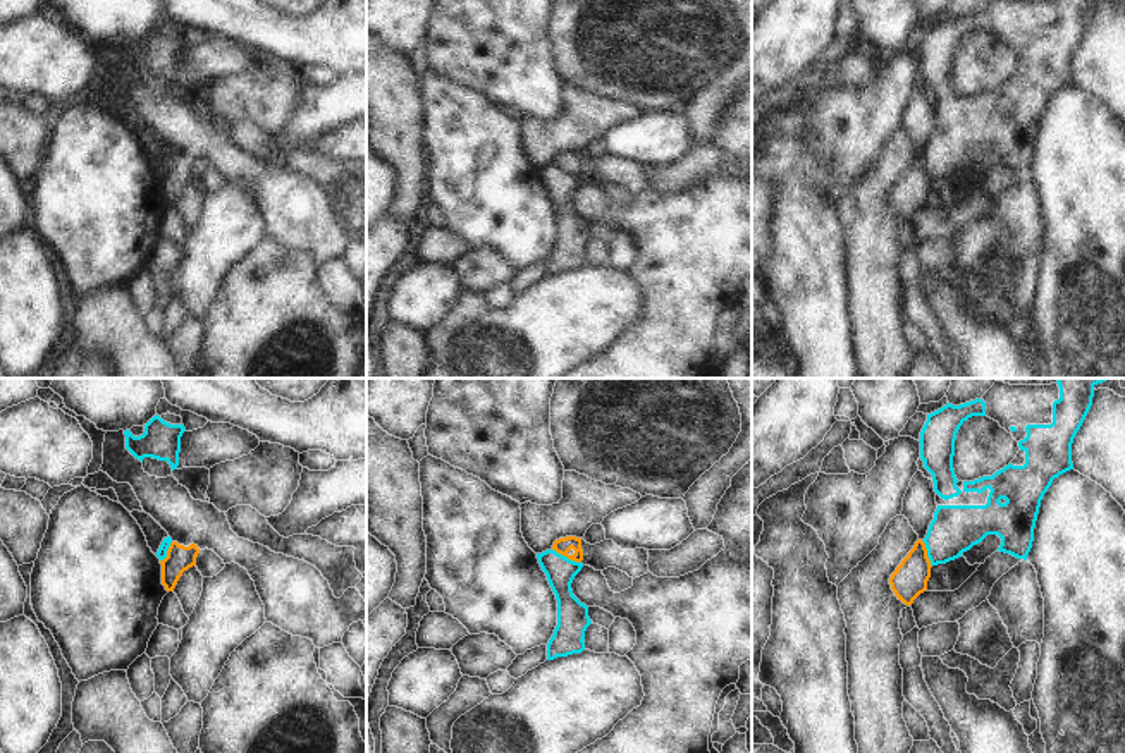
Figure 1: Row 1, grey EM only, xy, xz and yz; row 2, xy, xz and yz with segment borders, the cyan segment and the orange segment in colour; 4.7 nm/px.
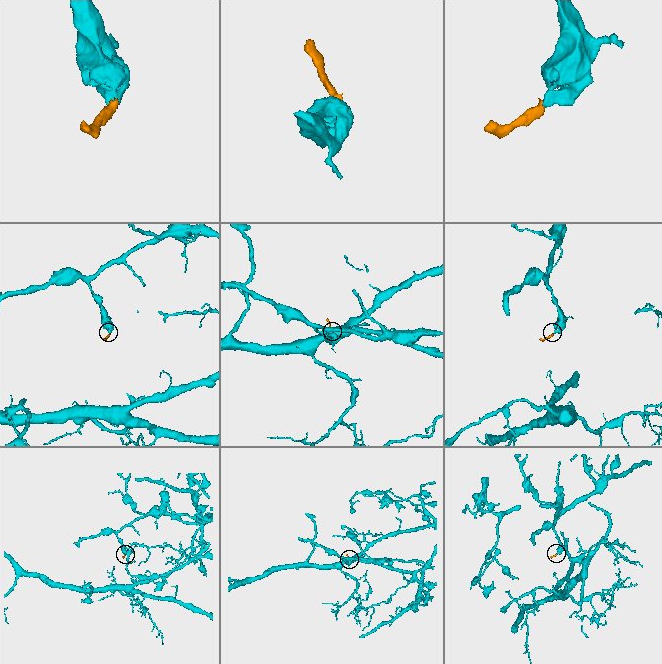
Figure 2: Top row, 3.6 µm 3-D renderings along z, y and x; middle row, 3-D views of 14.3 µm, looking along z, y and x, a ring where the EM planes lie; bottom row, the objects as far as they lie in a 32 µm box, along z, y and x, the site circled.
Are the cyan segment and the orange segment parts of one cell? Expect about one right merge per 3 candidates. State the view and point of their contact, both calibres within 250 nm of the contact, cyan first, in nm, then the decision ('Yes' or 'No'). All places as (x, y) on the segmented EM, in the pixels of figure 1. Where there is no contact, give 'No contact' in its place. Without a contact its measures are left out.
Touches cyan at xz (566, 557). Thickness 140 nm (cyan) against 80 nm. No

